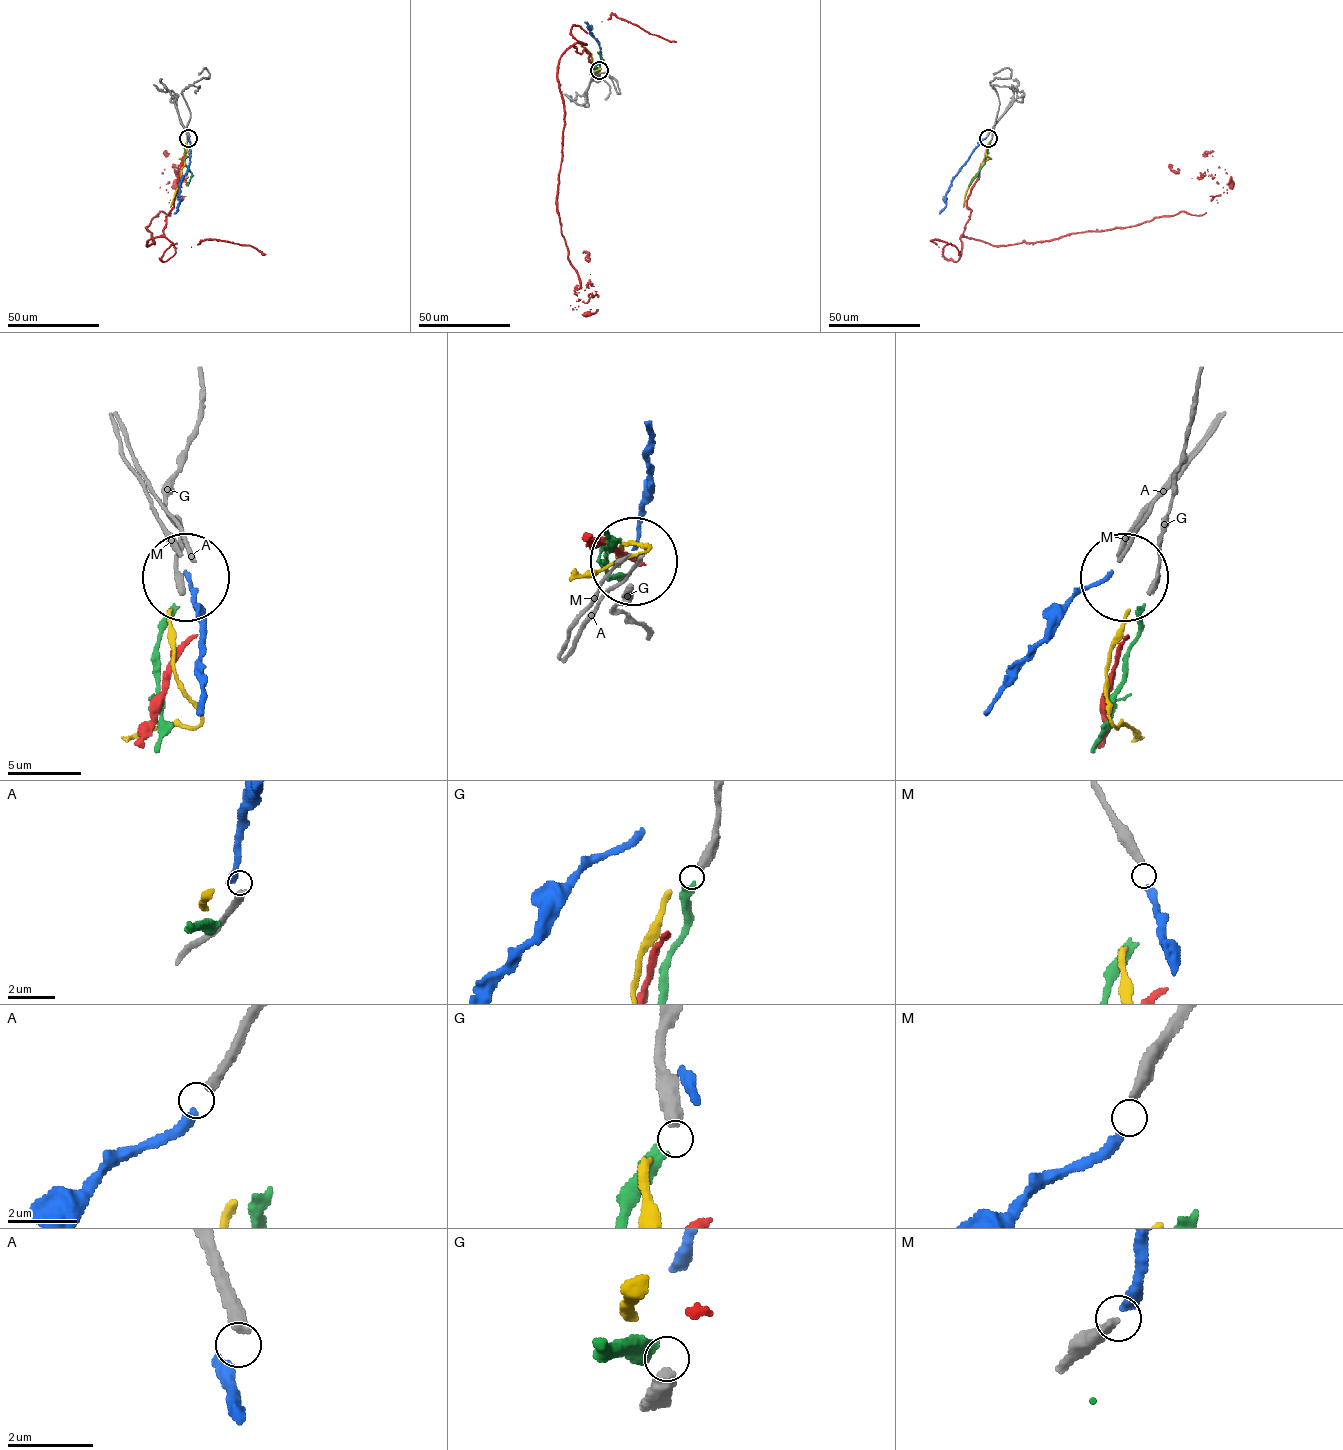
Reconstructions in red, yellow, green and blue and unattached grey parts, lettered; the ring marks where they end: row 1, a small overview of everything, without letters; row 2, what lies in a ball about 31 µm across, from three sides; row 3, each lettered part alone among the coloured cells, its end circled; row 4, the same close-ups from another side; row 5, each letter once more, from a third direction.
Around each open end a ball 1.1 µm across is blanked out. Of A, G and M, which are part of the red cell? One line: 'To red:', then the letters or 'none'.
To red: none

